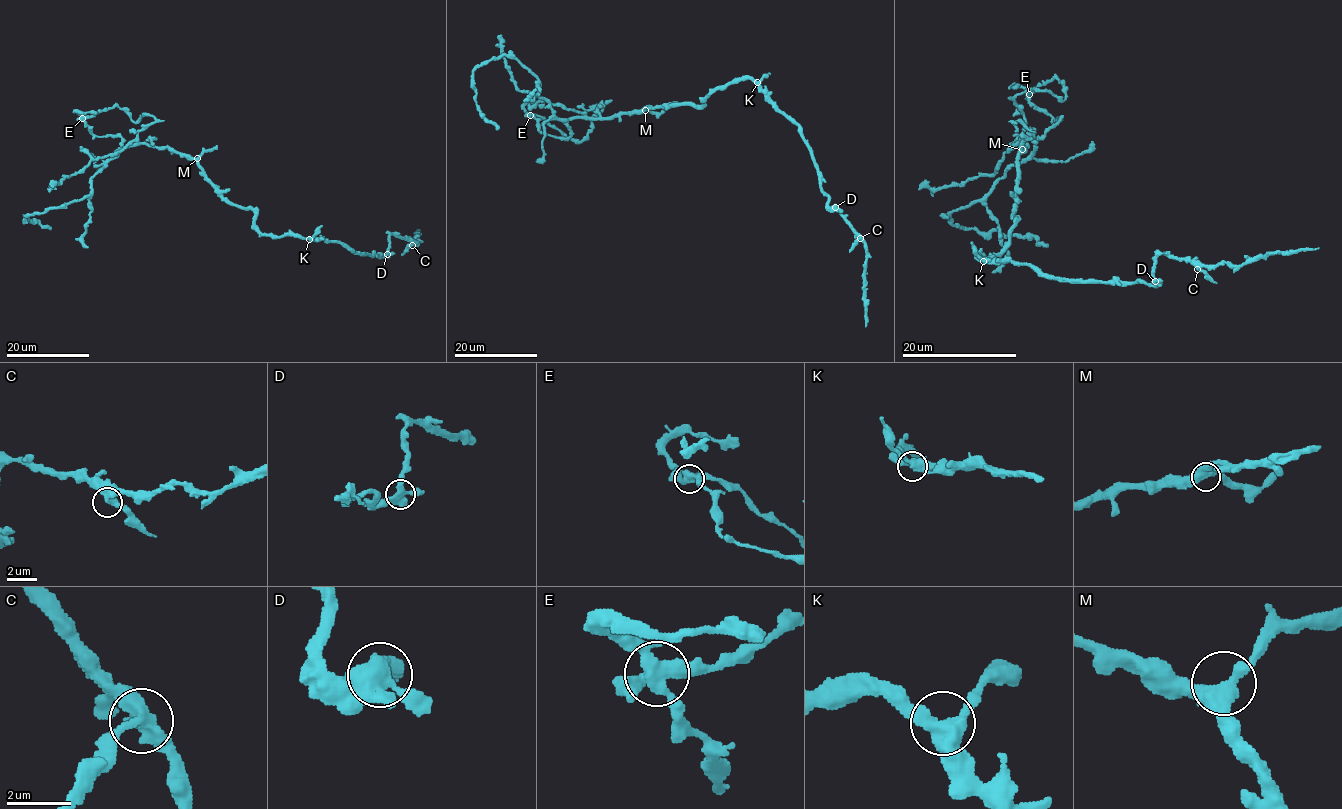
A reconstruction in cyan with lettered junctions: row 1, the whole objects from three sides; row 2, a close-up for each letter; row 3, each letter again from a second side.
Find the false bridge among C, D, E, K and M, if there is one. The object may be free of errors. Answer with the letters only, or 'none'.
E

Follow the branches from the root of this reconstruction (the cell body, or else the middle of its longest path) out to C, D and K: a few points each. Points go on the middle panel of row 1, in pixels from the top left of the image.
C: (649, 107), (702, 105), (711, 92), (750, 78), (798, 126), (828, 206), (836, 206), (860, 238)
D: (649, 107), (702, 105), (711, 92), (750, 78), (798, 126), (820, 188), (828, 196), (828, 206), (835, 207)
K: (649, 107), (702, 105), (711, 92), (731, 83), (748, 78), (757, 82)

